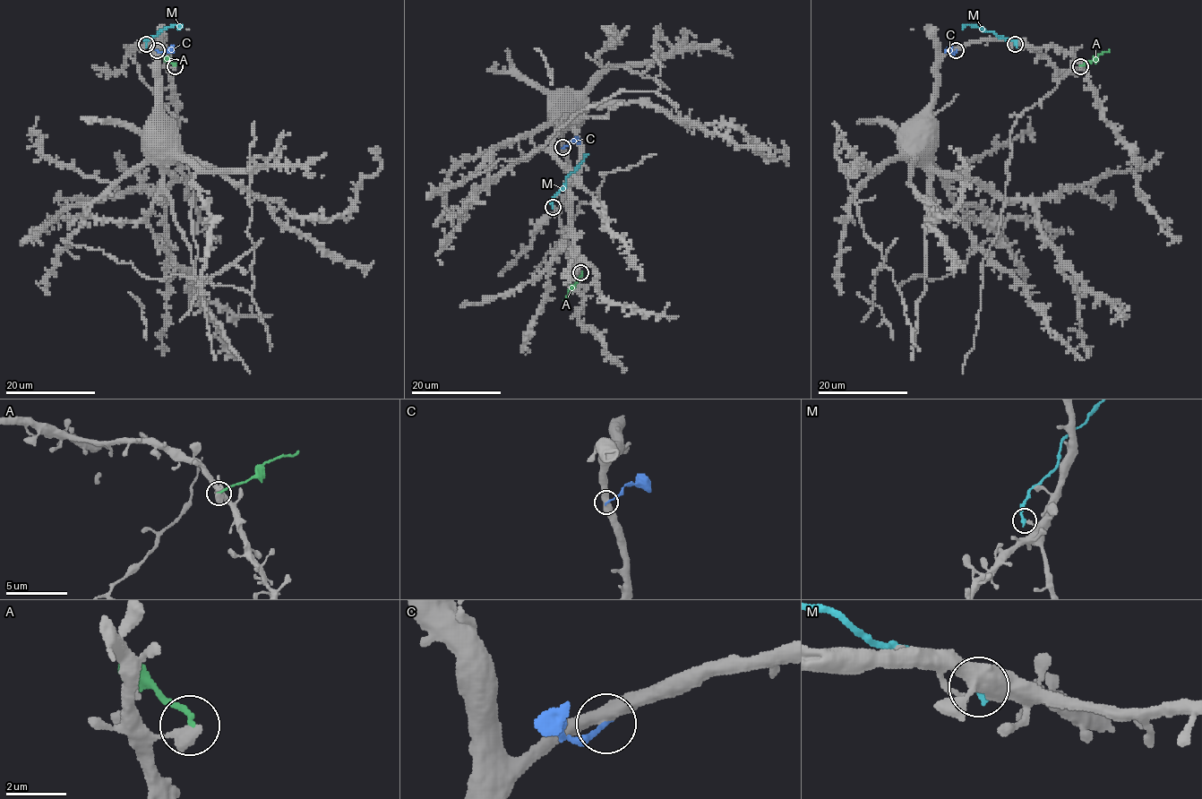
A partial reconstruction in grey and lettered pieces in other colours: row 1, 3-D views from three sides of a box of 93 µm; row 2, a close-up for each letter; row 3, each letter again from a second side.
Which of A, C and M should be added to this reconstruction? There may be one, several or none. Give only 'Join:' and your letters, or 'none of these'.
Join: none of these

